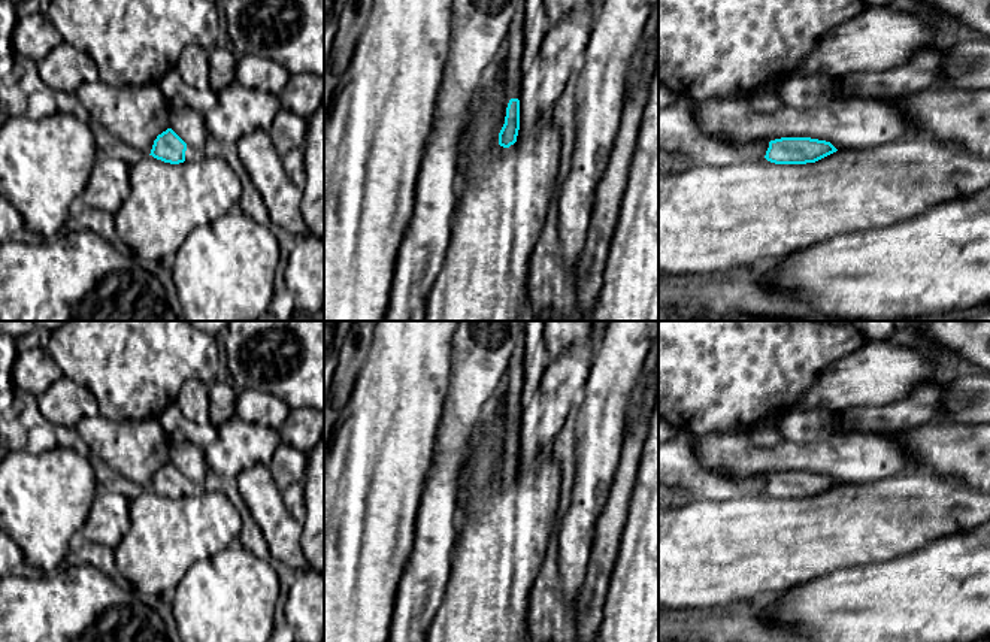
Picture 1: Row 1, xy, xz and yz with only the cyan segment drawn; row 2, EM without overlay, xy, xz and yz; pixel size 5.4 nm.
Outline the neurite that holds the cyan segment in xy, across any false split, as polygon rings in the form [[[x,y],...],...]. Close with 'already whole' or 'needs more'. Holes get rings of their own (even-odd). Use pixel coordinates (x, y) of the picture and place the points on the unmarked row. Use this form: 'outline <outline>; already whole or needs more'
outline [[[172,463],[157,470],[149,490],[170,499],[194,496],[200,491]]]; needs more

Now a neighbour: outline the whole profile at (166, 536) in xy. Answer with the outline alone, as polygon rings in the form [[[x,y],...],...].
[[[152,490],[130,500],[130,529],[115,551],[115,566],[125,584],[134,588],[134,596],[146,606],[157,609],[161,605],[172,605],[176,587],[190,567],[217,552],[236,545],[242,532],[242,518],[233,503],[220,491],[200,490],[194,496],[179,499],[164,497]]]

